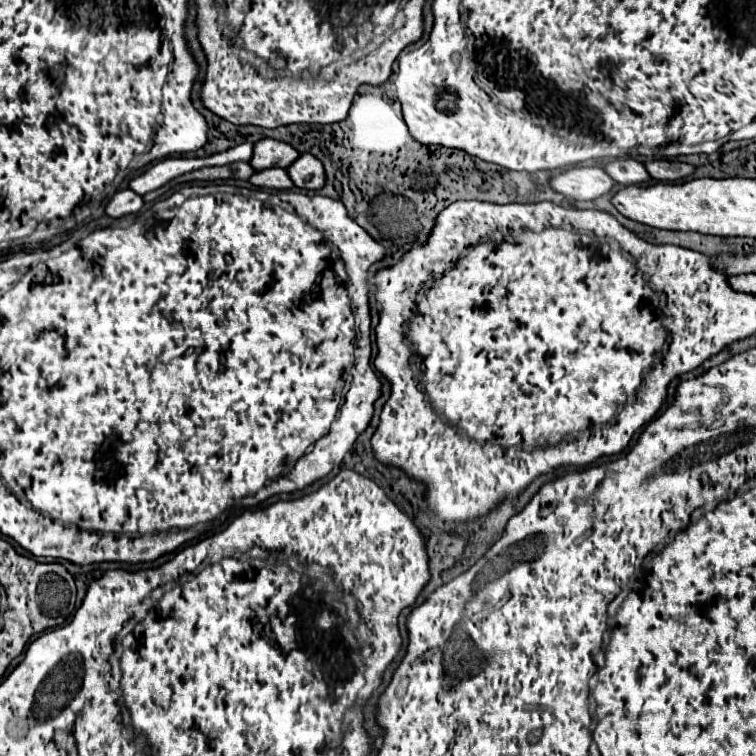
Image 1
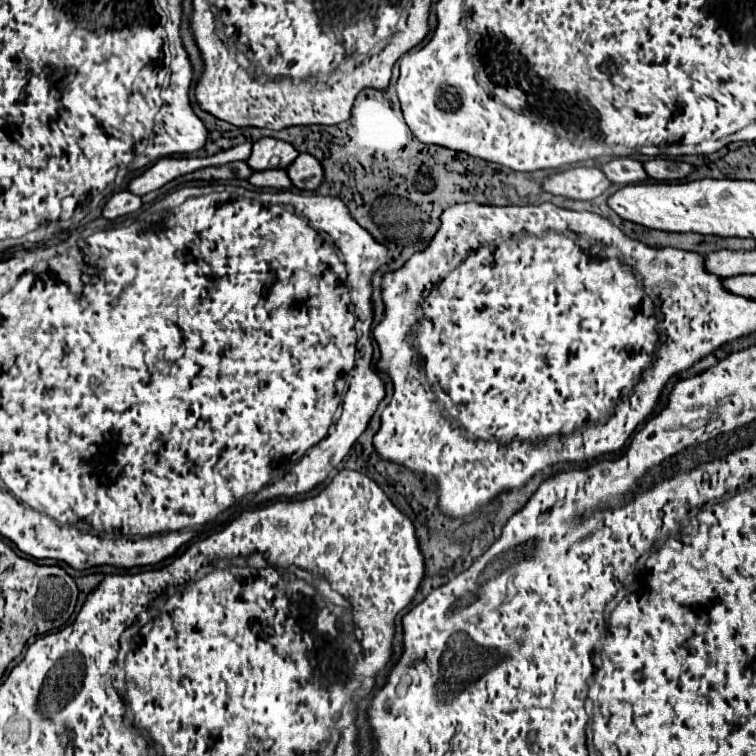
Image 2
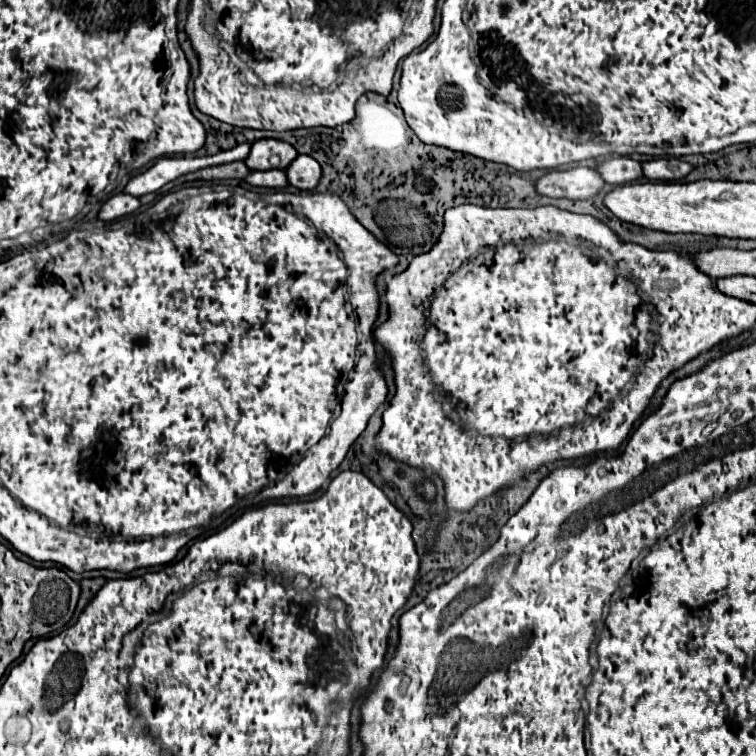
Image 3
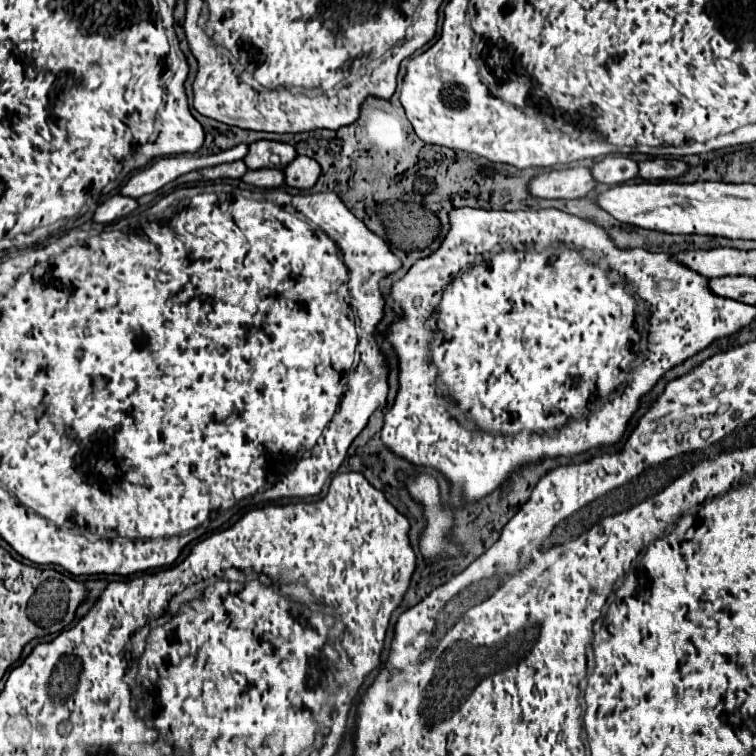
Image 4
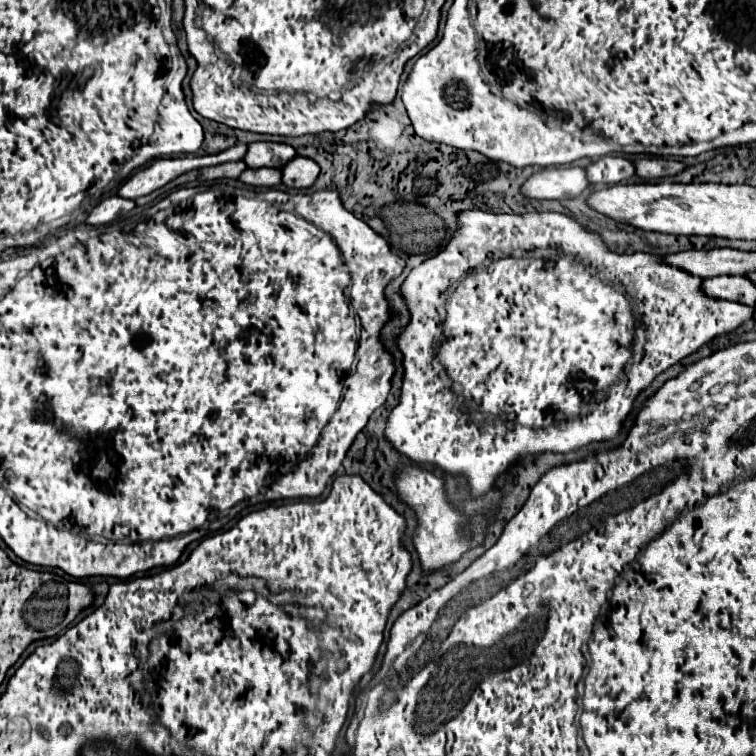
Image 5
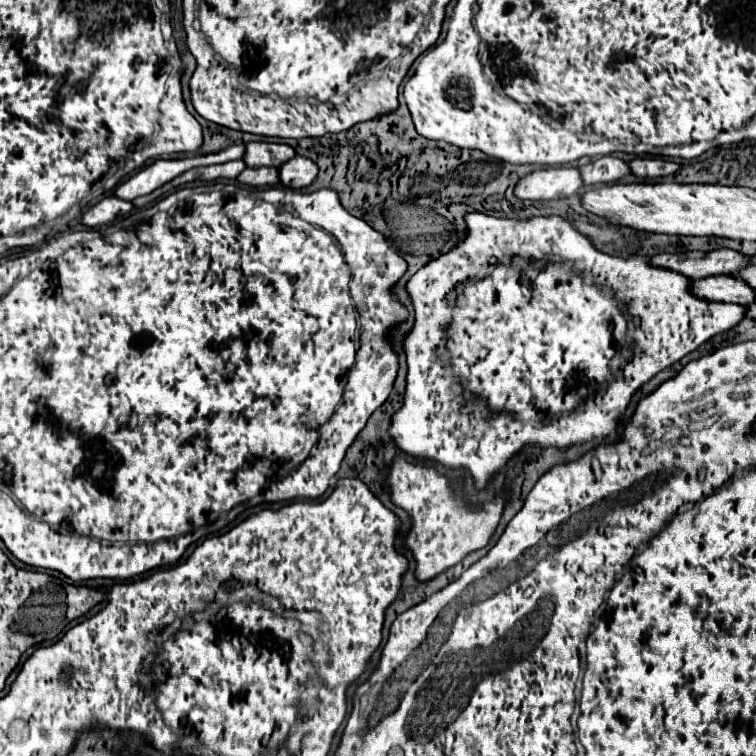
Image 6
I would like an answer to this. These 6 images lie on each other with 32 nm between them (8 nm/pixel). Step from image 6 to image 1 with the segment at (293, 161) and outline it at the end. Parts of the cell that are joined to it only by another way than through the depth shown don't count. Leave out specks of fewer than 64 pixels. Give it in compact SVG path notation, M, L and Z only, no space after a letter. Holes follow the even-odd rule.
M300 154L294 164L288 168L288 176L302 190L320 190L326 182L324 166L312 154Z

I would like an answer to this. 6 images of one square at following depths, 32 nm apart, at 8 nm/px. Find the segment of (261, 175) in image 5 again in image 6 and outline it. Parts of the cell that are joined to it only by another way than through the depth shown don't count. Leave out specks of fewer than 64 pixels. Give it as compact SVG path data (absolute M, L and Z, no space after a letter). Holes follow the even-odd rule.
M246 168L236 178L242 184L248 186L276 186L278 184L278 170L276 168Z

